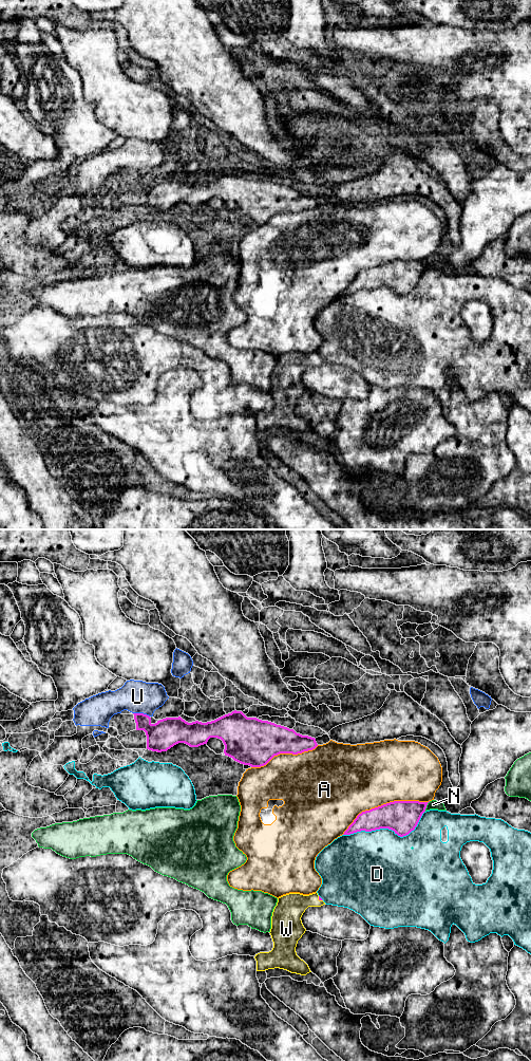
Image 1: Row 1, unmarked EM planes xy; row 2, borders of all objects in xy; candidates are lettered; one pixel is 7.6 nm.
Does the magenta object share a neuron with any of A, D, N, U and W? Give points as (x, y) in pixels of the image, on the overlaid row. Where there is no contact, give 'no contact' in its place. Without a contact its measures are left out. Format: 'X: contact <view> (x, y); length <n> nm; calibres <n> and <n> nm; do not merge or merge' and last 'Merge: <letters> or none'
A: contact xy (383, 804); length 700 nm; calibres 240 and 500 nm; do not merge
D: contact xy (387, 827); length 650 nm; calibres 240 and 460 nm; do not merge
N: contact xy (425, 806); length 90 nm; calibres 240 and 70 nm; do not merge
U: contact xy (141, 713); length 130 nm; calibres 220 and 260 nm; do not merge
W: contact xy (320, 899); length 50 nm; calibres 20 and 220 nm; merge
Merge: W

